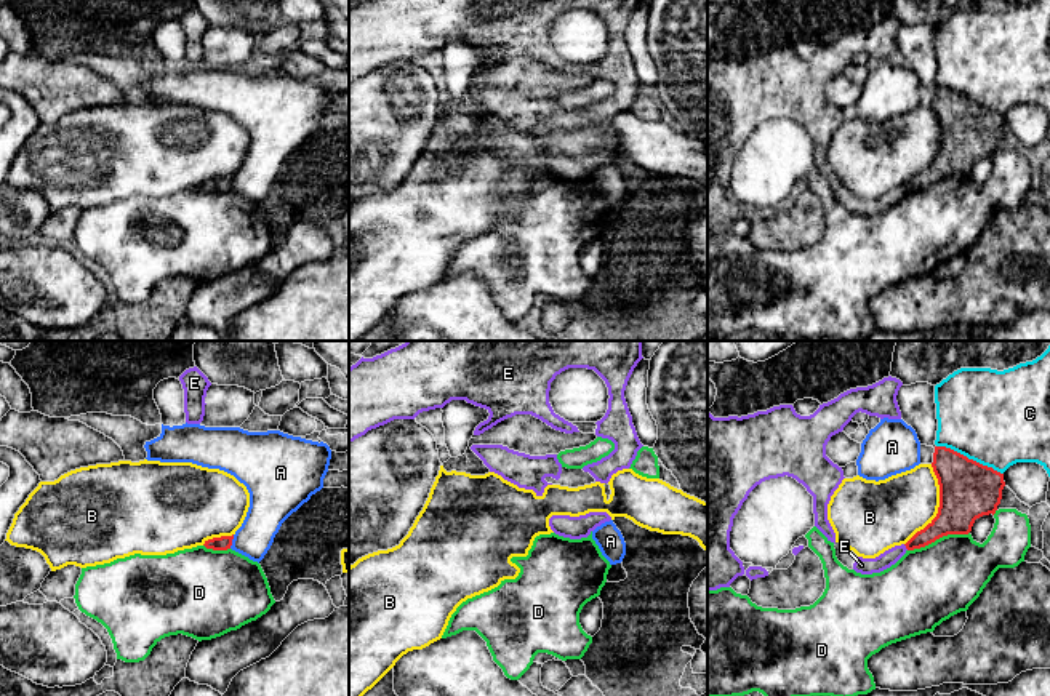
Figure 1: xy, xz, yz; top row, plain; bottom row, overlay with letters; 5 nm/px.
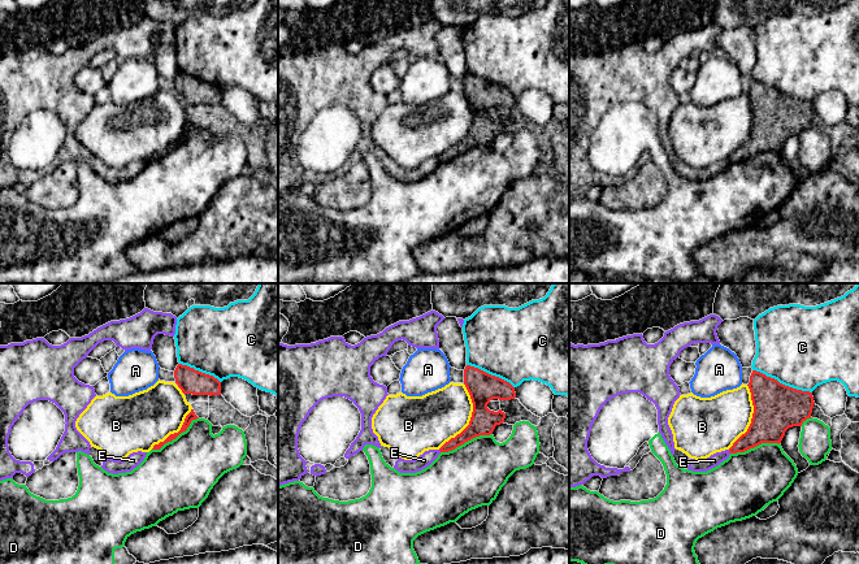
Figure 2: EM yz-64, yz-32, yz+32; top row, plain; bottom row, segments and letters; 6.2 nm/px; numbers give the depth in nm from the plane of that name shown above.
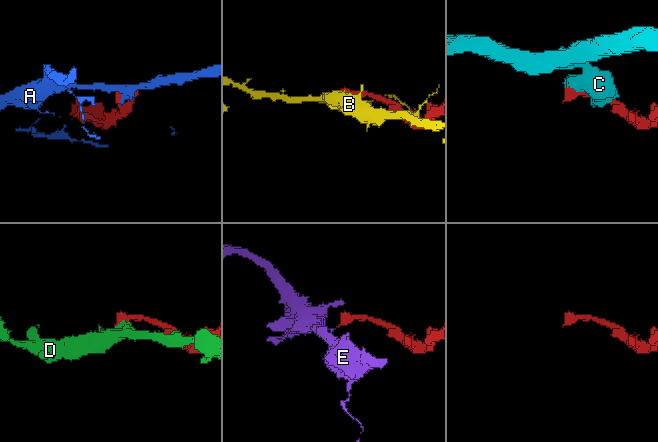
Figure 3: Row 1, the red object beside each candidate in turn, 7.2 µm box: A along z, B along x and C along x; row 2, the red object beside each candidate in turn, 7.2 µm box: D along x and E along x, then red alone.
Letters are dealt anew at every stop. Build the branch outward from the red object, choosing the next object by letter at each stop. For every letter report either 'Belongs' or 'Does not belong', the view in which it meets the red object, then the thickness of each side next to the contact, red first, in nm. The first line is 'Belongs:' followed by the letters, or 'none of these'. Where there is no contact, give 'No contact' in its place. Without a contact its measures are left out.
Belongs: none of these
A: Does not belong. Touches red in xy. Thickness 70 nm (red) against 190 nm
B: Does not belong. Touches red in yz. Thickness 300 nm (red) against 320 nm
C: Does not belong. Touches red in yz. Thickness 300 nm (red) against 480 nm
D: Does not belong. Touches red in yz. Thickness 260 nm (red) against 380 nm
E: Does not belong. Touches red in yz. Thickness 140 nm (red) against 80 nm

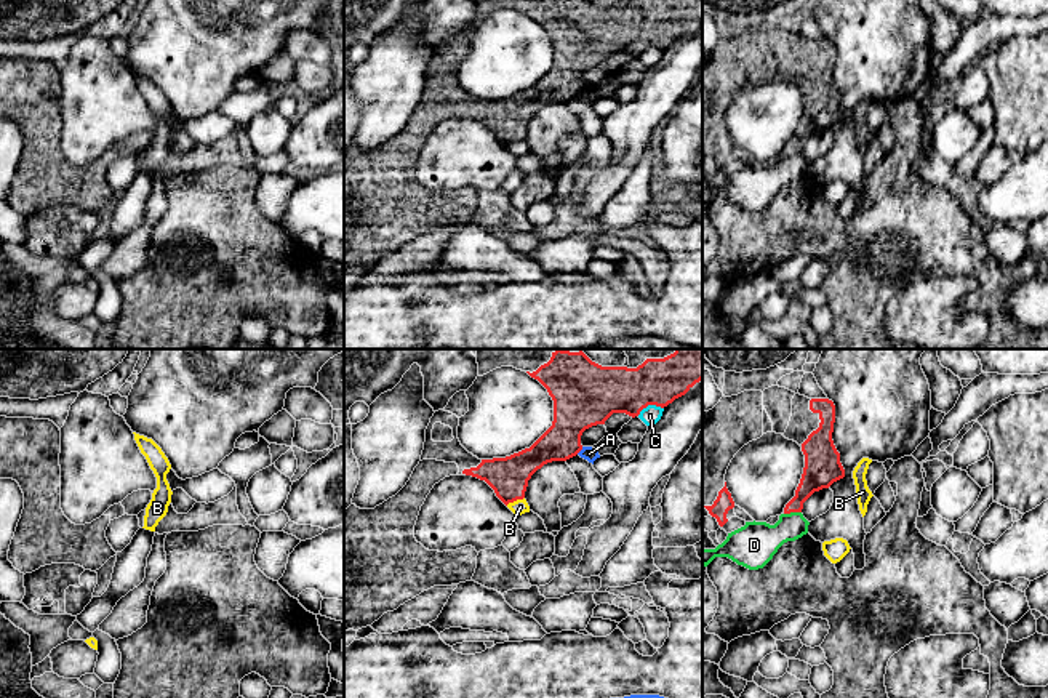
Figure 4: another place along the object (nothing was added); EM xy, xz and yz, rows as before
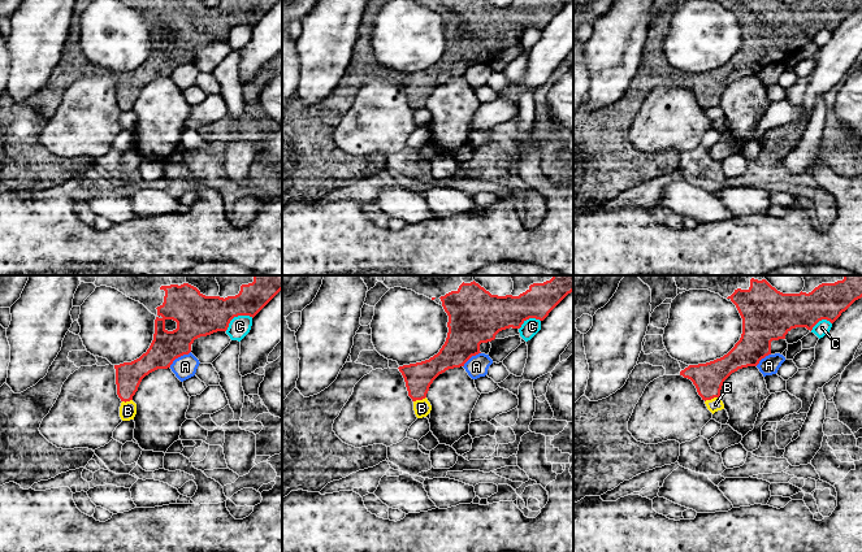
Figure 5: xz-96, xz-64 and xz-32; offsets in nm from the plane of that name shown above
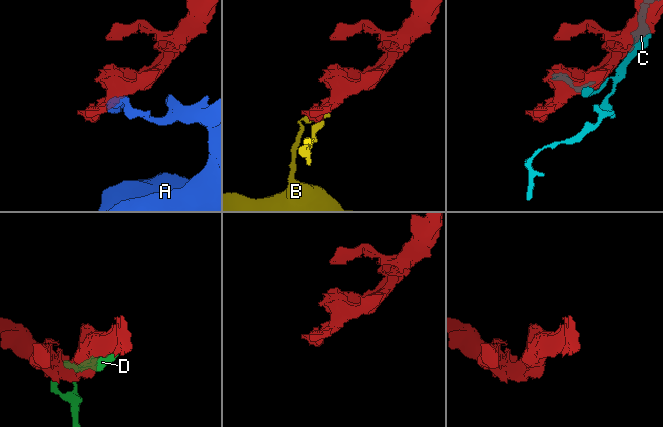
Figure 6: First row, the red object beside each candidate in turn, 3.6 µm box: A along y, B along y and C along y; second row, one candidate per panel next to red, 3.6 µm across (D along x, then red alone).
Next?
Belongs: none of these
A: Does not belong. Touches red in xz. Thickness 280 nm (red) against 70 nm
B: Does not belong. Touches red in xz. Thickness 200 nm (red) against 80 nm
C: Does not belong. Touches red in xz. Thickness 260 nm (red) against 90 nm
D: Does not belong. Touches red in yz. Thickness 170 nm (red) against 220 nm

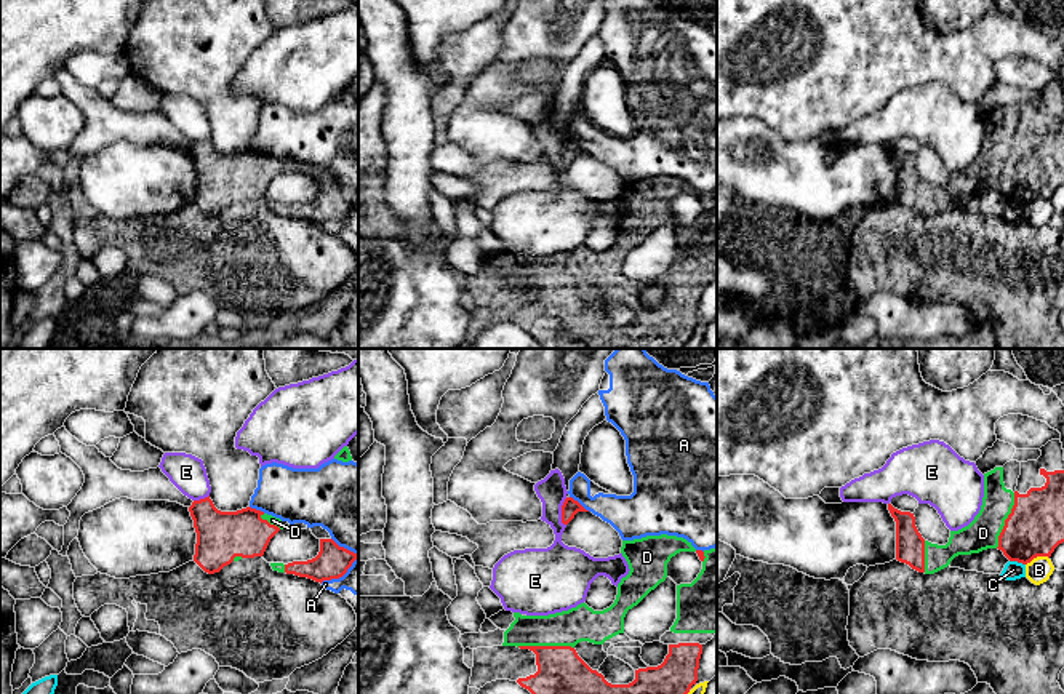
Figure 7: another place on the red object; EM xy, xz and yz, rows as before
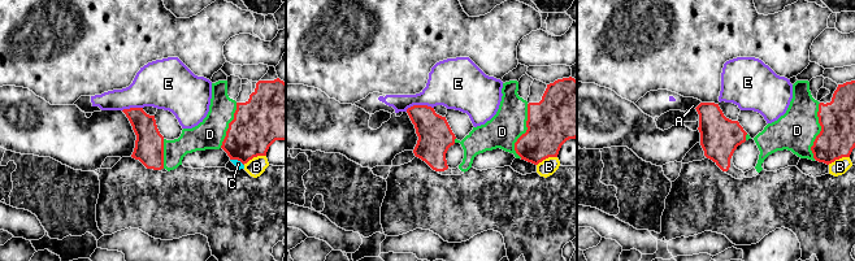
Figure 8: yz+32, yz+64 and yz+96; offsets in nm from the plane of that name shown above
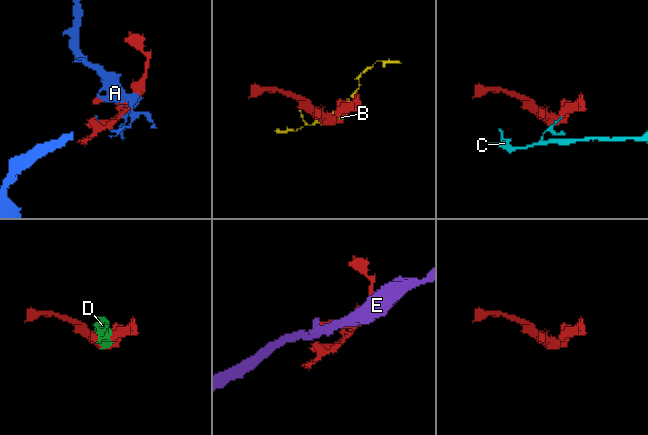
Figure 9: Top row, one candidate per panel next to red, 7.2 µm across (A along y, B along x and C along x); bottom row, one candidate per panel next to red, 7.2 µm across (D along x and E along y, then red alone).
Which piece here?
Belongs: D
A: Does not belong. Touches red in xz. Thickness 90 nm (red) against 190 nm
B: Does not belong. Touches red in yz. Thickness 280 nm (red) against 120 nm
C: Does not belong. Touches red in yz. Thickness 280 nm (red) against 90 nm
D: Belongs. Touches red in xz. Thickness 240 nm (red) against 180 nm
E: Does not belong. Touches red in xz. Thickness 90 nm (red) against 190 nm

